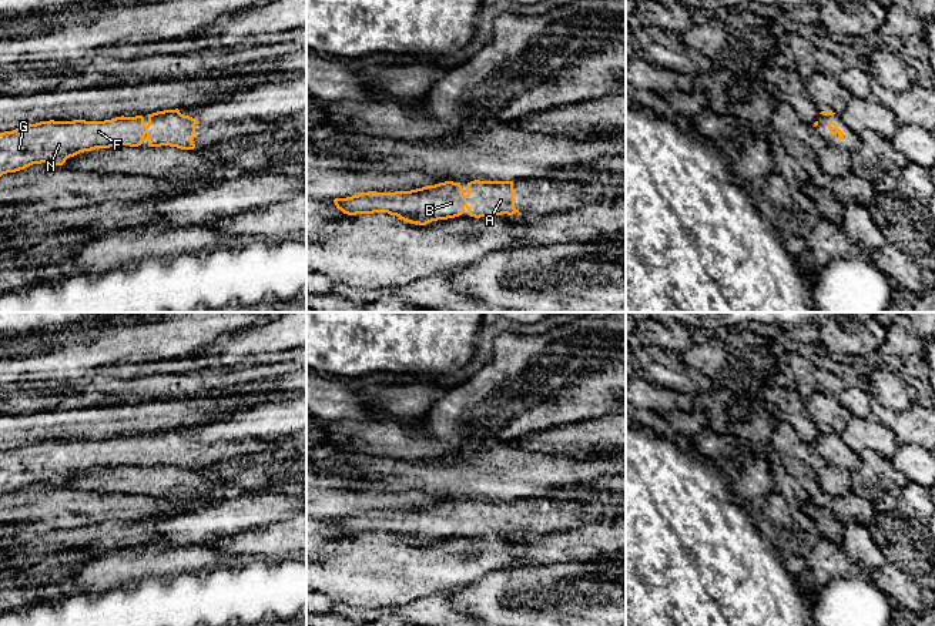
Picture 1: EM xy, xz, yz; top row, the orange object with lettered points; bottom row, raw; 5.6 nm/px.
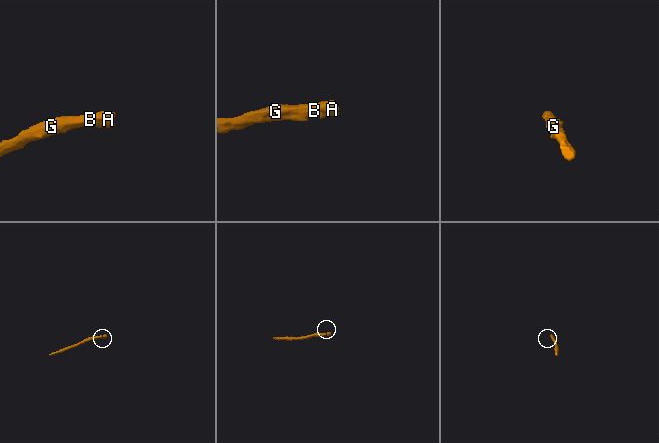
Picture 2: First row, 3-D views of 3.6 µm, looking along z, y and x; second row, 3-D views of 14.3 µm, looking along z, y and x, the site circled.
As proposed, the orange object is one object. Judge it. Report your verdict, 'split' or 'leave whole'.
leave whole

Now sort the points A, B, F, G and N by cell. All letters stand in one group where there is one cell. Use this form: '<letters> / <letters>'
A B F G N

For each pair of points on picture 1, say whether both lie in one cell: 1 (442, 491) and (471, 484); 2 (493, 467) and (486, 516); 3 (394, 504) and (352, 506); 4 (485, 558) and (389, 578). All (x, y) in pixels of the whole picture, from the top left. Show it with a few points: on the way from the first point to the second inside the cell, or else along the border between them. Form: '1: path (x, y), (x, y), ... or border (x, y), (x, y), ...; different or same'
1: path (449, 484), (463, 484); same
2: border (489, 499), (512, 501); different
3: path (384, 502), (362, 502); same
4: path (461, 566), (435, 566), (414, 571); same

